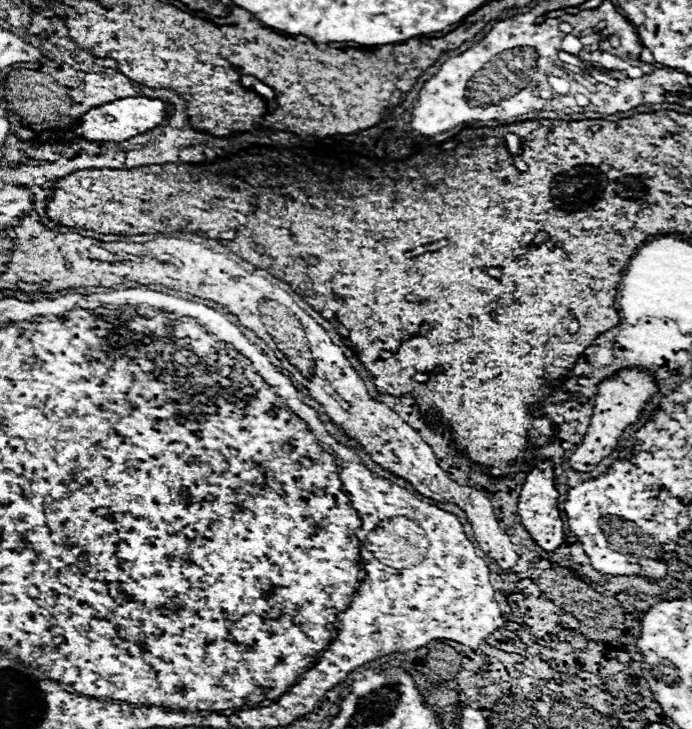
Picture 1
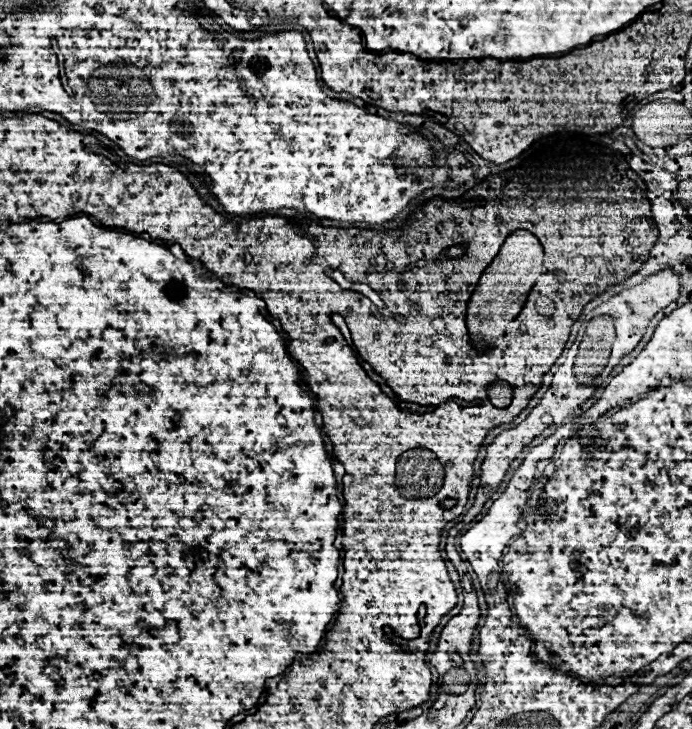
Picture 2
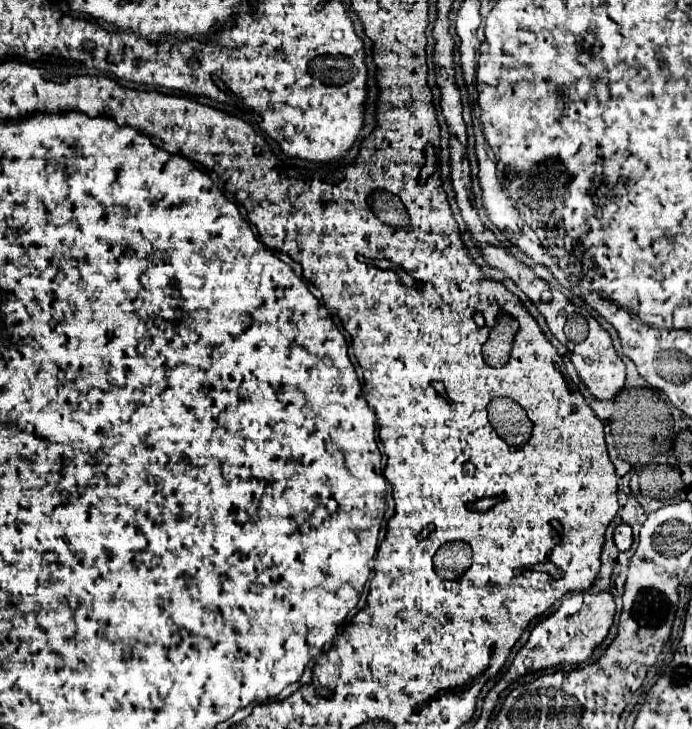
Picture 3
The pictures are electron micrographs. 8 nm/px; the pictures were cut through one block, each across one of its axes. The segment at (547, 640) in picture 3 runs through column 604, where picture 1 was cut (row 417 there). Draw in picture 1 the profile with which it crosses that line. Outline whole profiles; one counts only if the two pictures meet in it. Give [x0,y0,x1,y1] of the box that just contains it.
[570,368,658,472]

